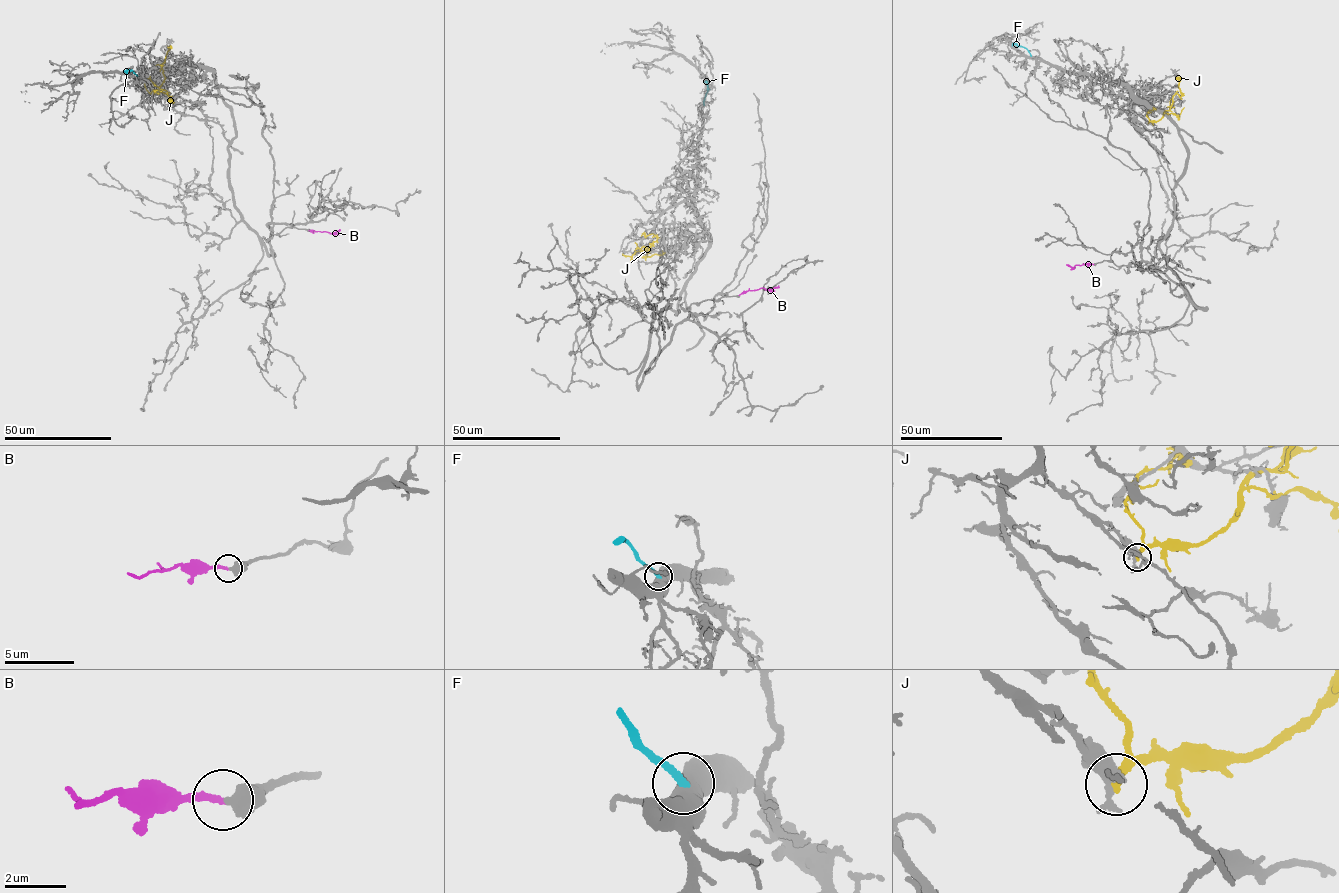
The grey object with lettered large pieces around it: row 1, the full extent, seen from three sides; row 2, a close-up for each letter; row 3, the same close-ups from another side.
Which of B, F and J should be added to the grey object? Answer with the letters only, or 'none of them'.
B

